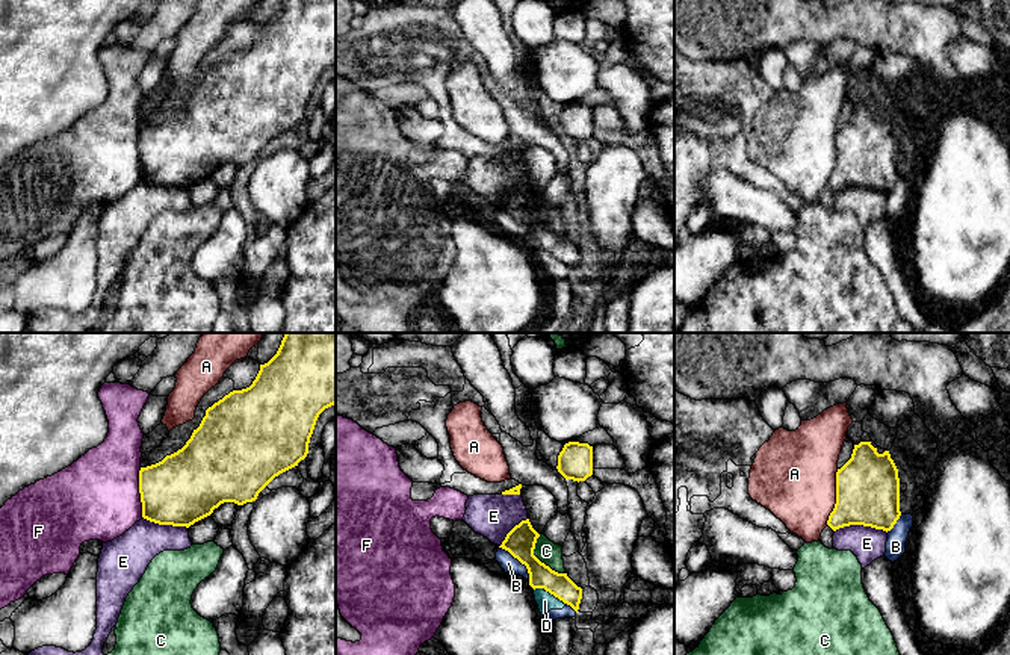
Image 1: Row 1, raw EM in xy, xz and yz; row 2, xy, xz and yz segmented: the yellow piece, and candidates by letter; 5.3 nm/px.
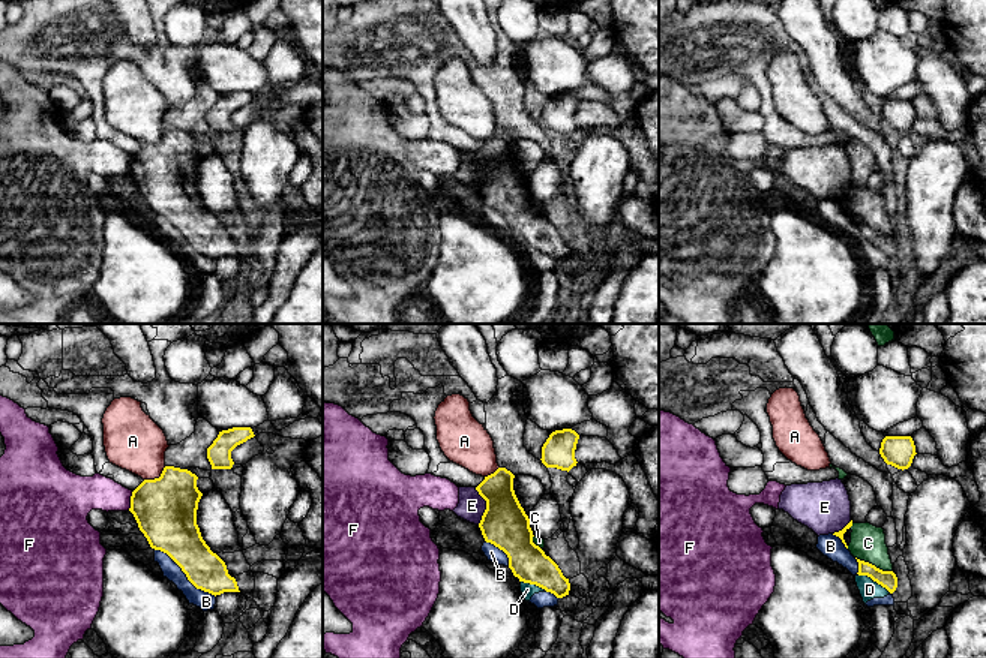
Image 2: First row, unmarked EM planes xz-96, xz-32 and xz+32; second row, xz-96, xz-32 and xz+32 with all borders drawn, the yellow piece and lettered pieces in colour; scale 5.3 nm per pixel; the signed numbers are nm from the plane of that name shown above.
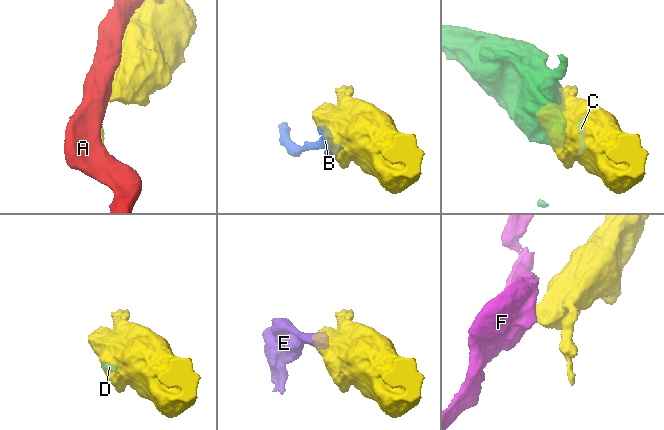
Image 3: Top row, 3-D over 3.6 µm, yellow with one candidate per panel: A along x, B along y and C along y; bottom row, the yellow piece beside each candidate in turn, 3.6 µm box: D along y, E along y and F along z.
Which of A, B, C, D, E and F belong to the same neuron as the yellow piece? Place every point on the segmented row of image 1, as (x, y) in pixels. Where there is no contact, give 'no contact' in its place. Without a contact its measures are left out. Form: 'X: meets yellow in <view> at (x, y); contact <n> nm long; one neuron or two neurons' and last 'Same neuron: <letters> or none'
A: meets yellow in yz at (836, 496); contact 300 nm long; two neurons
B: meets yellow in xz at (519, 560); contact 240 nm long; two neurons
C: meets yellow in xz at (539, 560); contact 260 nm long; two neurons
D: meets yellow in xz at (551, 593); contact 200 nm long; two neurons
E: meets yellow in yz at (861, 524); contact 280 nm long; two neurons
F: meets yellow in xy at (139, 492); contact 260 nm long; two neurons
Same neuron: none

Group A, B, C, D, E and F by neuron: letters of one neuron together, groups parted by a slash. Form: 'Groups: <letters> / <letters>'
Groups: A / B D / C / E / F

